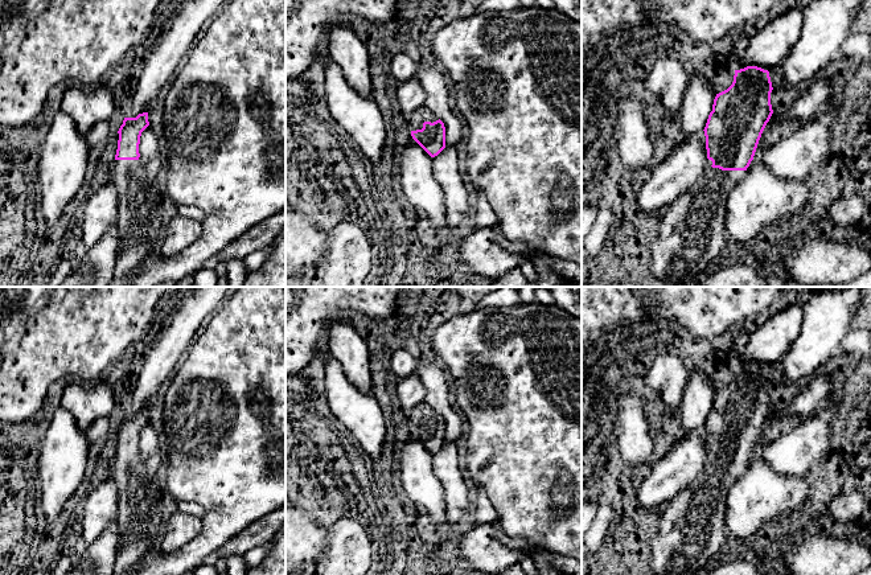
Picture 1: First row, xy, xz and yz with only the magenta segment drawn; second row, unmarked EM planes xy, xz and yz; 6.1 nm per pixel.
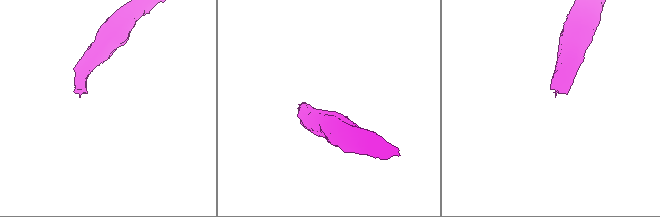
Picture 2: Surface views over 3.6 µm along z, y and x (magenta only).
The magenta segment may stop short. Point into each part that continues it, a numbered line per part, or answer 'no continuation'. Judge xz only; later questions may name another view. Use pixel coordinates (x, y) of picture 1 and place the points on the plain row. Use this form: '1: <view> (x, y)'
1: xz (422, 410)

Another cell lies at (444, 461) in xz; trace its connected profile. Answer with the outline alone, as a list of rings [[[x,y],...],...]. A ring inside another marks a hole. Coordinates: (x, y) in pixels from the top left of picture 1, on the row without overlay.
[[[445,443],[432,453],[432,468],[444,488],[448,523],[456,523],[471,516],[468,488],[459,467],[456,444]]]

